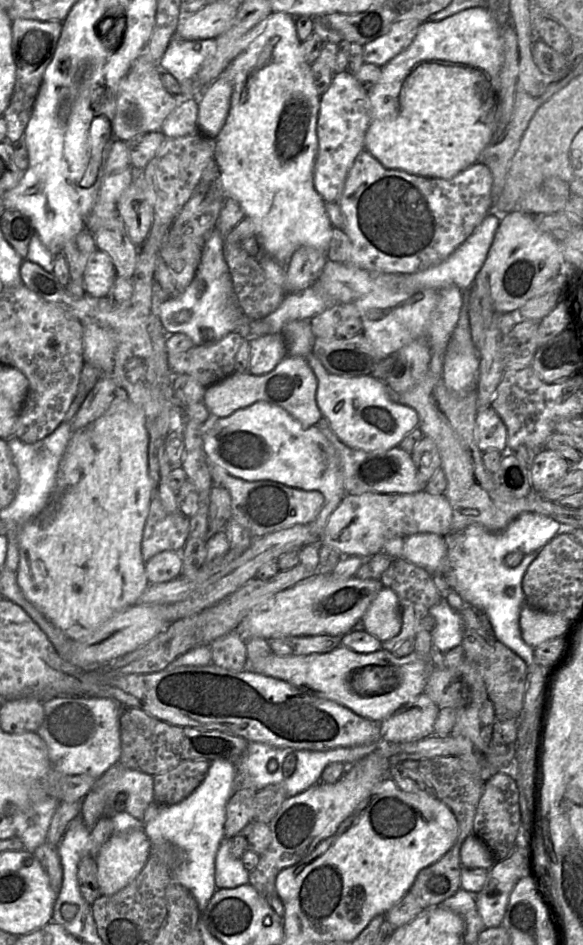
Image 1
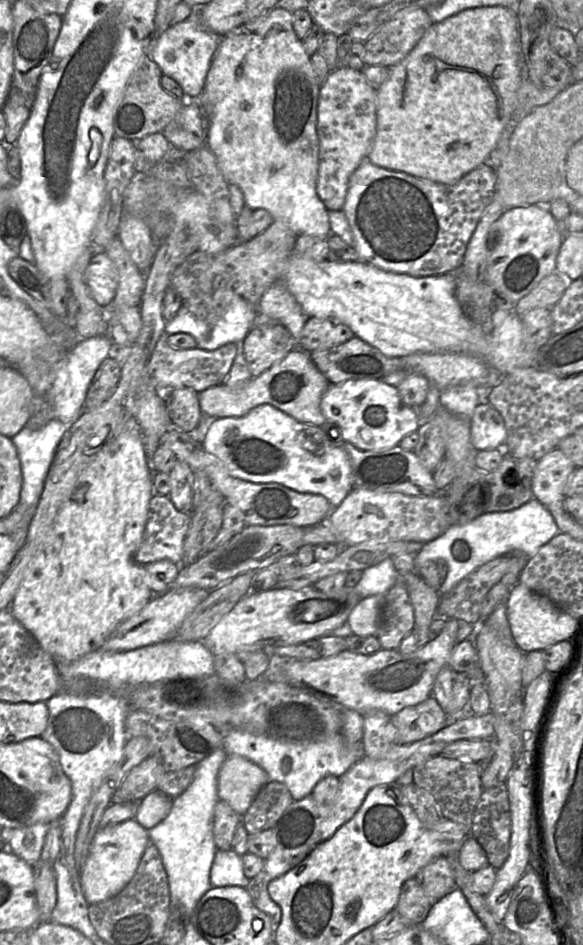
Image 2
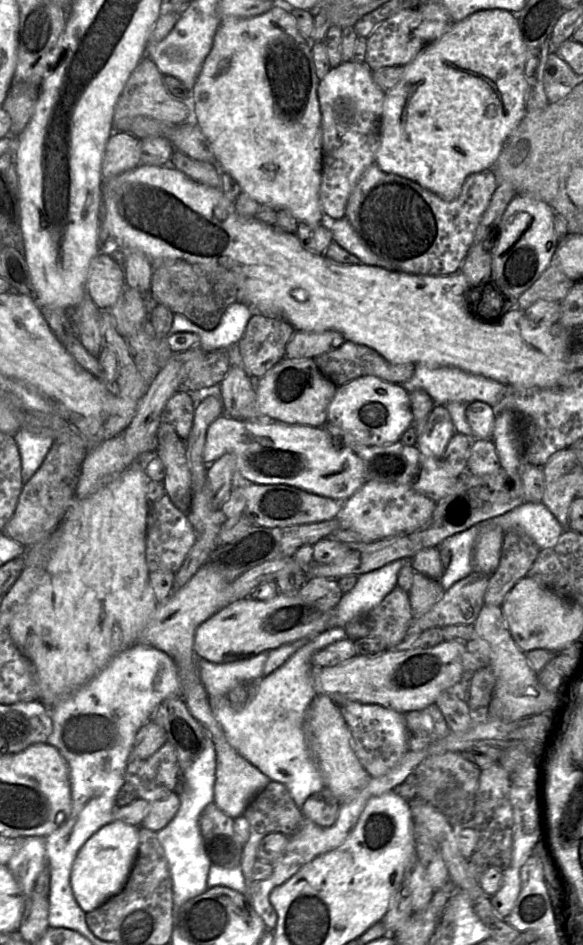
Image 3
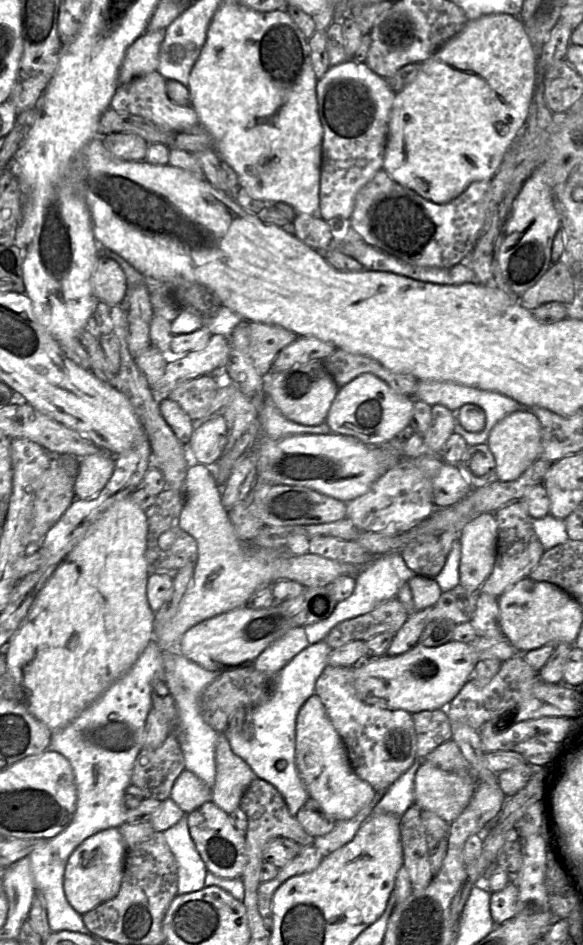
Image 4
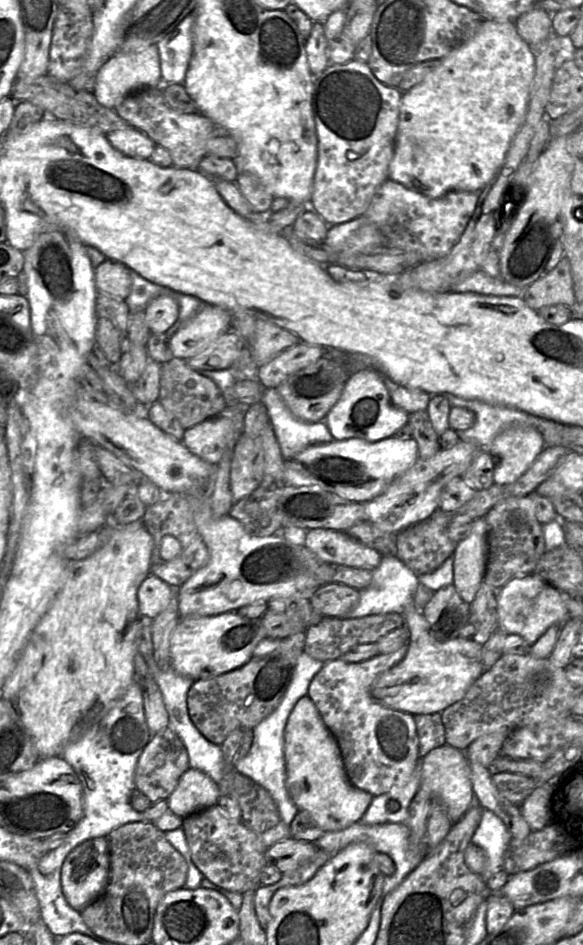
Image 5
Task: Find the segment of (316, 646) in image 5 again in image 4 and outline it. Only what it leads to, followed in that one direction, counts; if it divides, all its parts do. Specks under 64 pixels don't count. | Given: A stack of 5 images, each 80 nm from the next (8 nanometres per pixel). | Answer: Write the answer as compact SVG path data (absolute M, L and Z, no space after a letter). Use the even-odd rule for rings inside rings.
M395 597L364 615L337 624L324 641L330 648L336 649L351 641L367 641L383 633L396 634L408 618L409 614Z

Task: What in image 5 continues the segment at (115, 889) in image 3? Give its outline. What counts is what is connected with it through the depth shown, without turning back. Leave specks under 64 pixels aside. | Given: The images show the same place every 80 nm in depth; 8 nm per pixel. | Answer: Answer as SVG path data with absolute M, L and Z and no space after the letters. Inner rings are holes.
M107 837L86 840L76 846L65 858L61 868L61 887L69 905L81 912L105 889L109 879L109 849Z

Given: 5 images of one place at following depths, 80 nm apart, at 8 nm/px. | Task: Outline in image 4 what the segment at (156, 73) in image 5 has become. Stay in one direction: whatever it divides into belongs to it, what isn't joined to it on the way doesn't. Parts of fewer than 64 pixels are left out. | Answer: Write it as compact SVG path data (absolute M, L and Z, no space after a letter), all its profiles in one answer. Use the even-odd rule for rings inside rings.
M165 30L146 31L128 48L119 70L119 85L158 71L159 51L165 34Z

